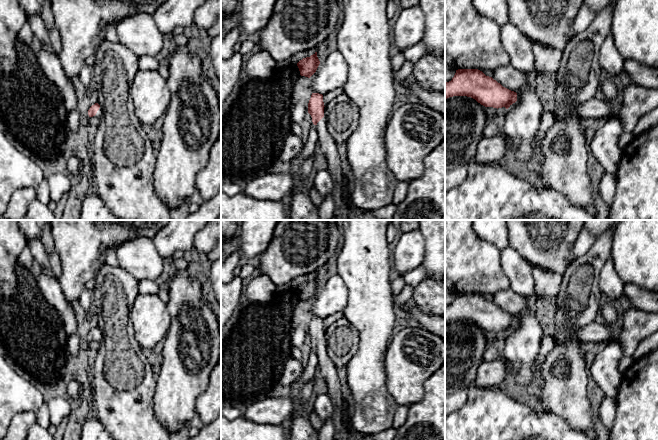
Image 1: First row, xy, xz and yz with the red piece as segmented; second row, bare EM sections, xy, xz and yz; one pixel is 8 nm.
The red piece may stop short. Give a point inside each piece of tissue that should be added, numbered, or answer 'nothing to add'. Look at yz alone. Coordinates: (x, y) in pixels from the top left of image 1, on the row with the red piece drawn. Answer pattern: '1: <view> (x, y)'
nothing to add

